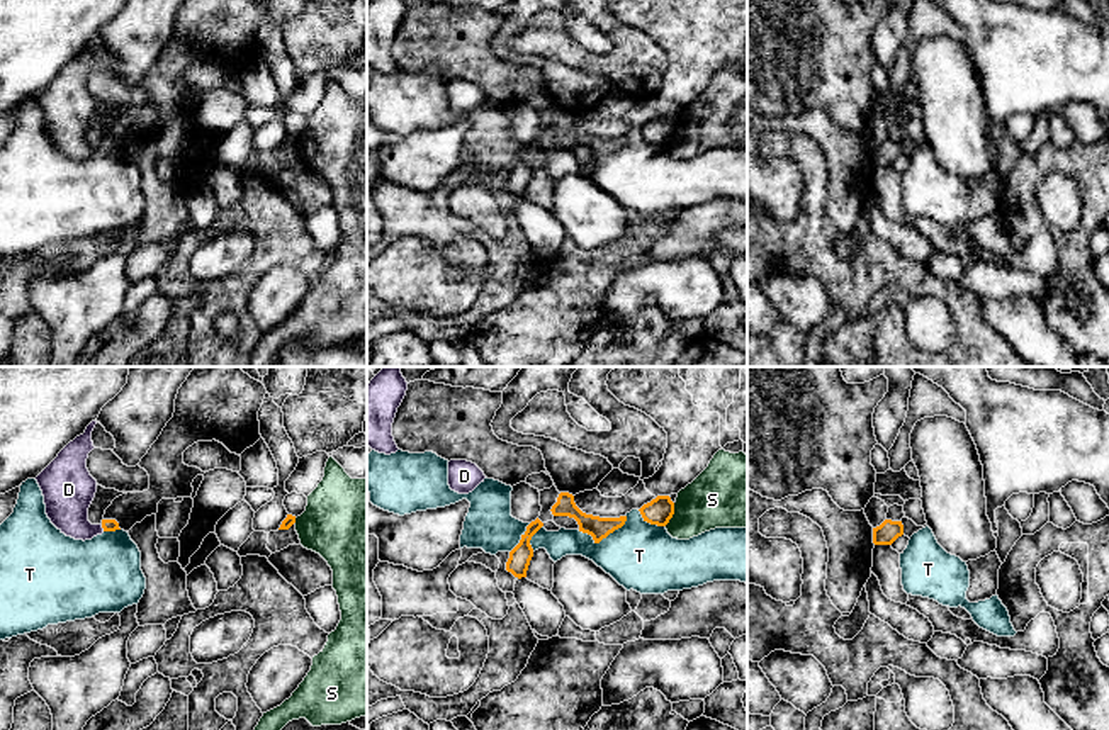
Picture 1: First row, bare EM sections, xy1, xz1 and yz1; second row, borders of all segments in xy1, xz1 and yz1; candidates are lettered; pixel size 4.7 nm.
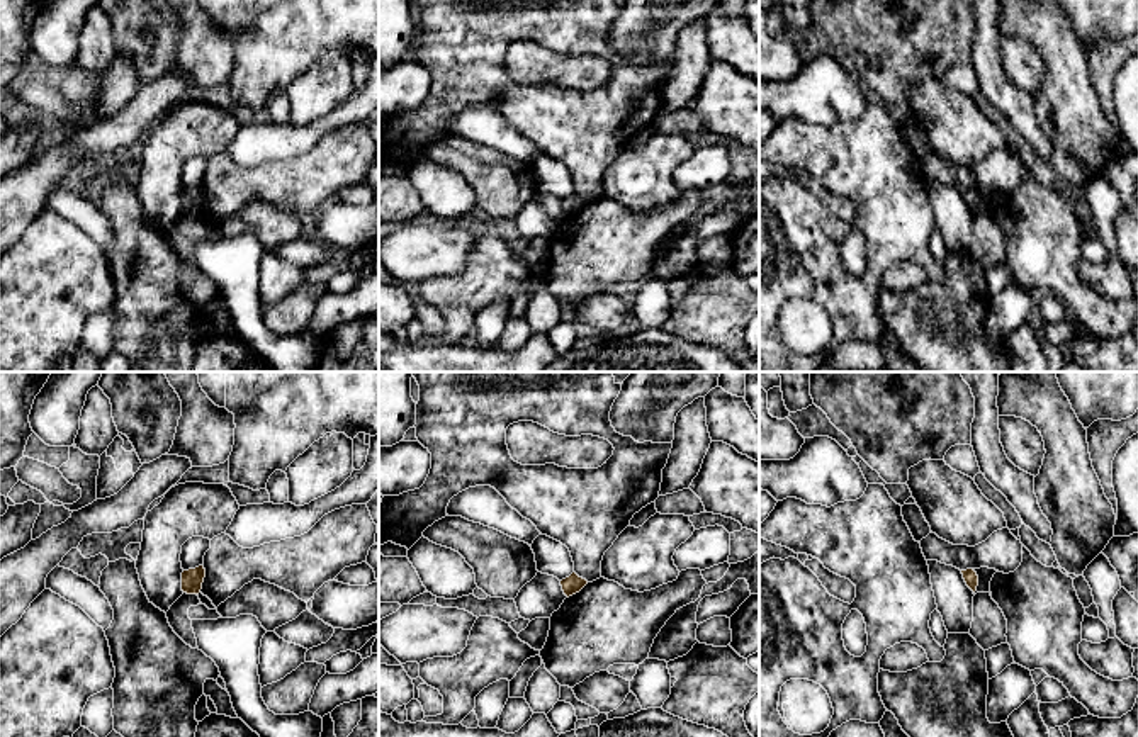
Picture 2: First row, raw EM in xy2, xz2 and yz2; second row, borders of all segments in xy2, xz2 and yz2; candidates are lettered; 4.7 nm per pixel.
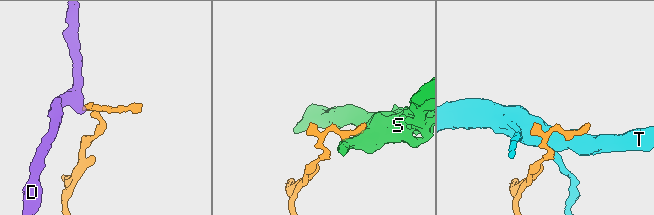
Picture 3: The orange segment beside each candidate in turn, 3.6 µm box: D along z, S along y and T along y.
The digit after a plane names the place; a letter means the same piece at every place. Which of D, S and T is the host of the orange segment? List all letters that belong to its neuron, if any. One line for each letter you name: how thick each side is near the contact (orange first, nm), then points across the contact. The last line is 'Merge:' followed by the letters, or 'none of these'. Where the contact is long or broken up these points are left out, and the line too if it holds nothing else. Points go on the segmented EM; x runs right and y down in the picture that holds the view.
D: 60/240 nm | across xy1 (109, 525), (102, 527), (68, 508), (68, 489)
Merge: D

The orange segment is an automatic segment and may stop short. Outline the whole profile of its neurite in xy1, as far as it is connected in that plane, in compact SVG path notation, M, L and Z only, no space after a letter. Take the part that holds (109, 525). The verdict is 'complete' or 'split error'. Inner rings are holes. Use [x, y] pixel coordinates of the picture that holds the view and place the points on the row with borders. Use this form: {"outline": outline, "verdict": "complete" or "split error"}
{"outline": "M92 421L85 433L70 441L58 457L36 477L51 523L66 536L92 540L104 531L121 530L115 519L88 521L88 508L97 492L97 480L87 469L88 453L95 448Z", "verdict": "split error"}

